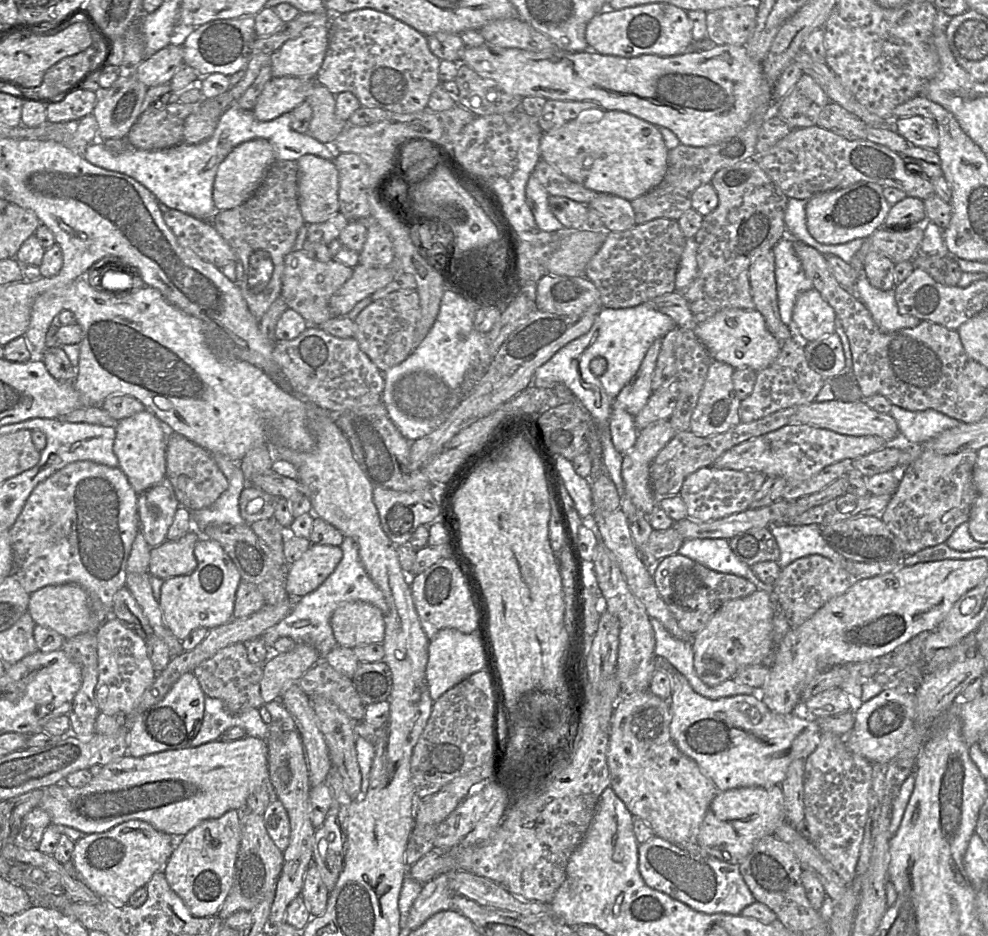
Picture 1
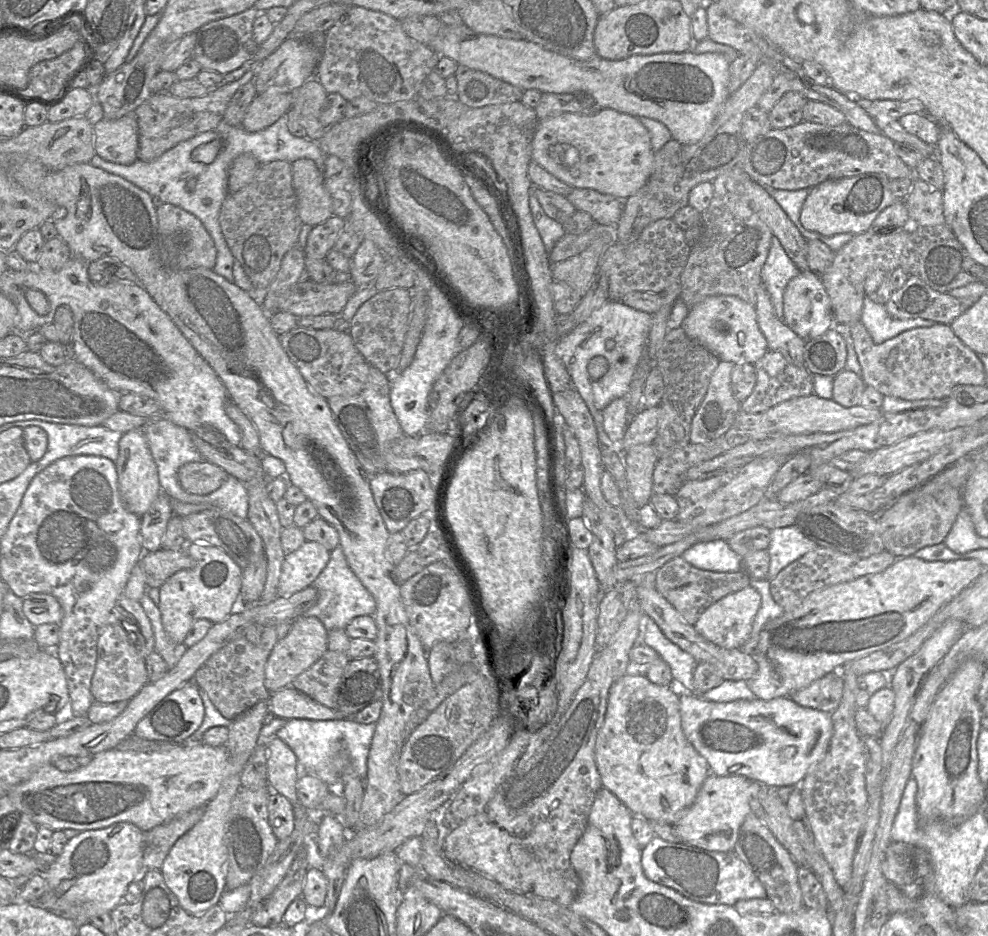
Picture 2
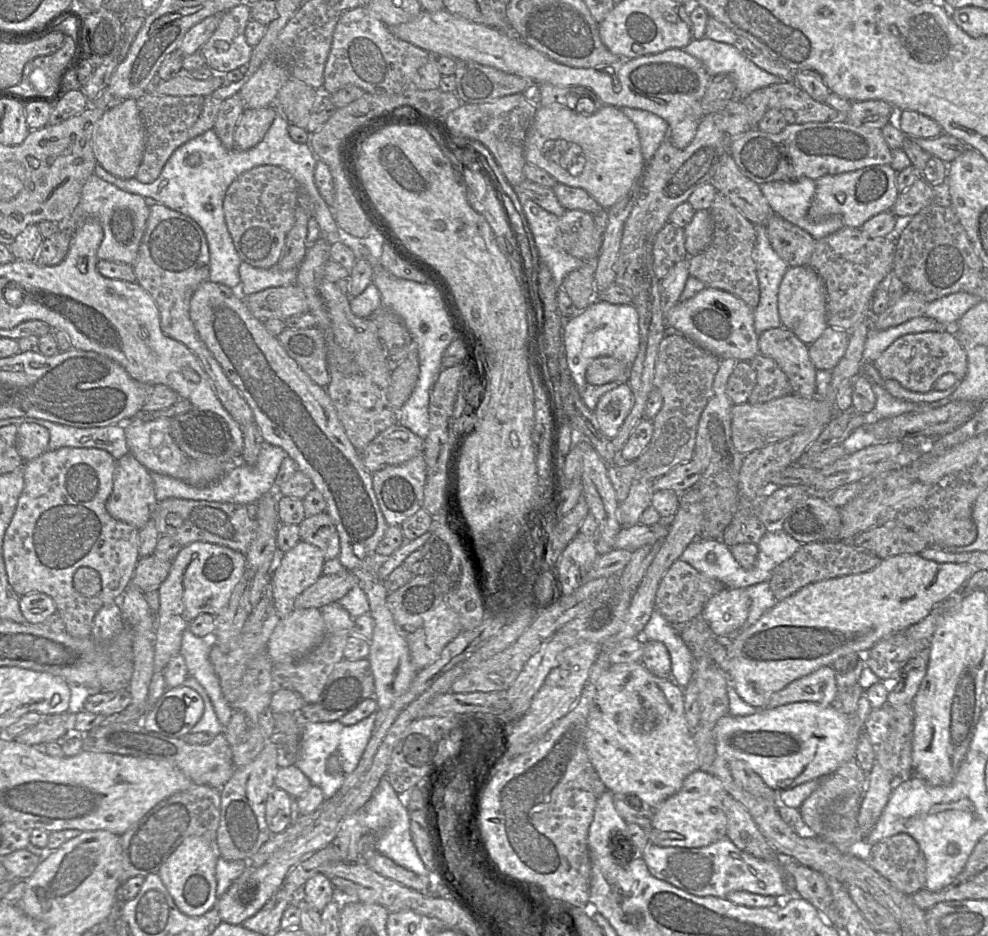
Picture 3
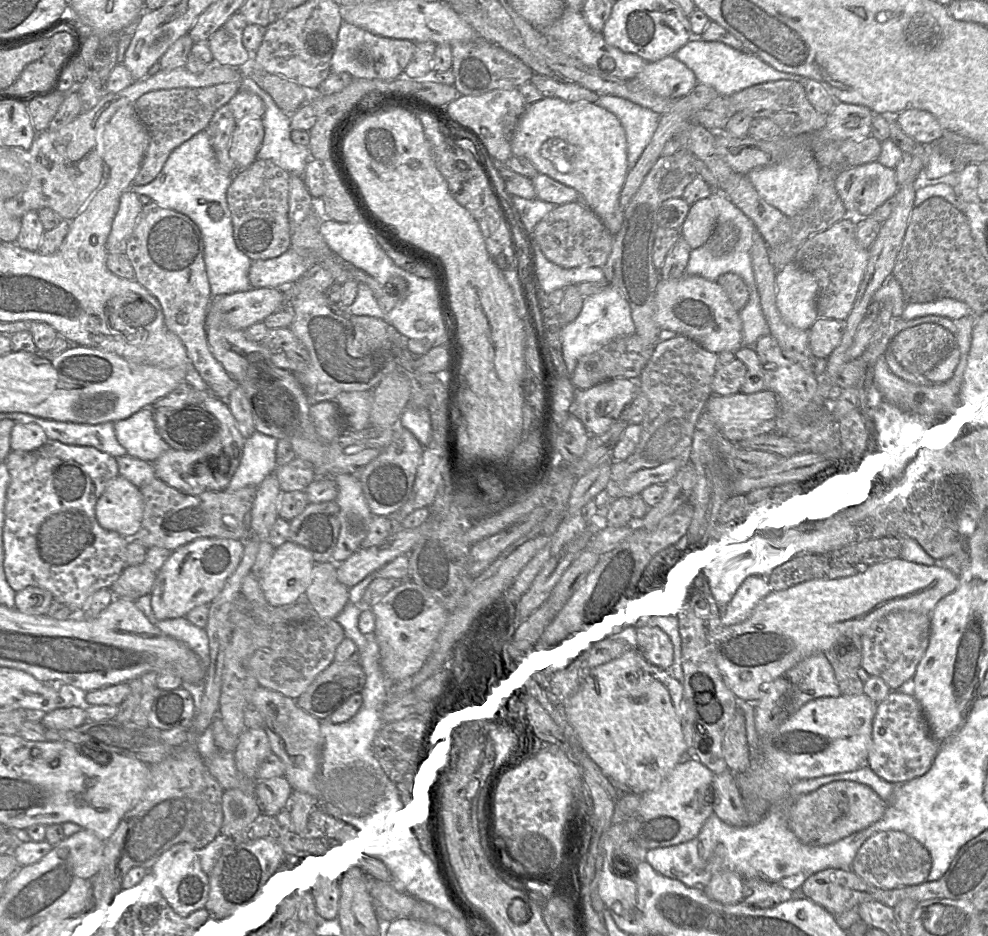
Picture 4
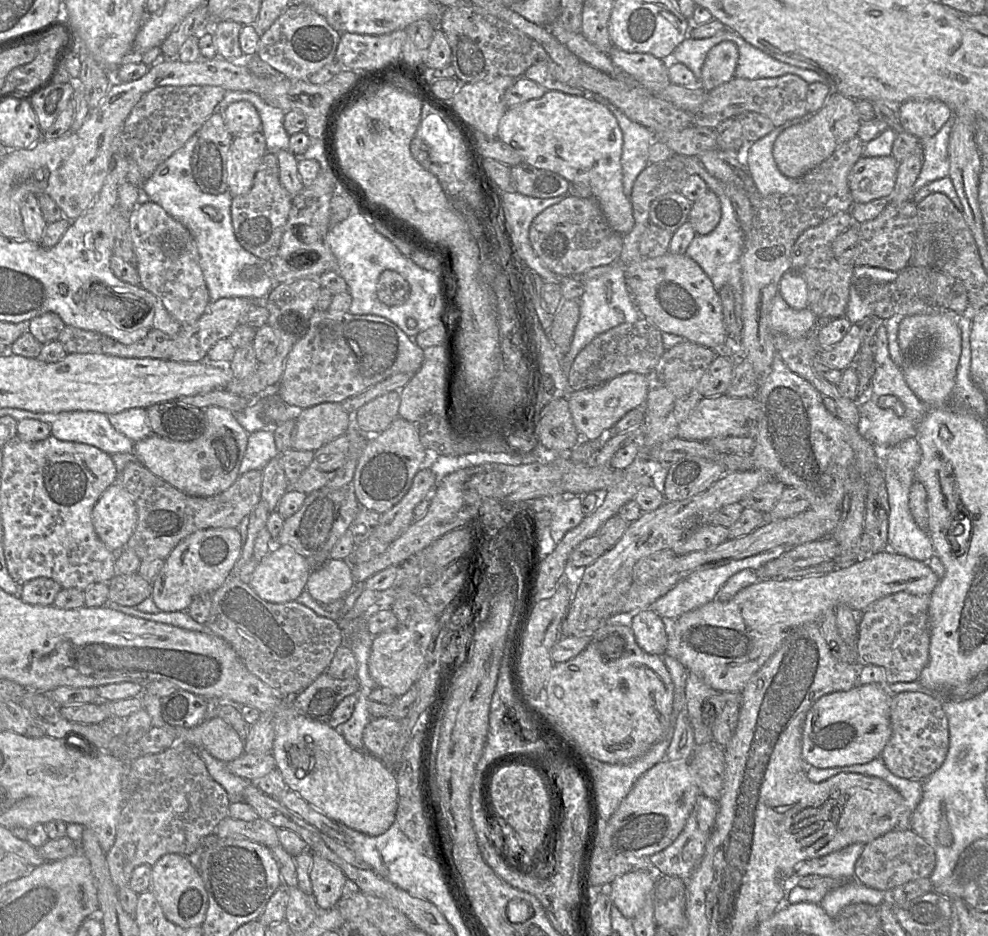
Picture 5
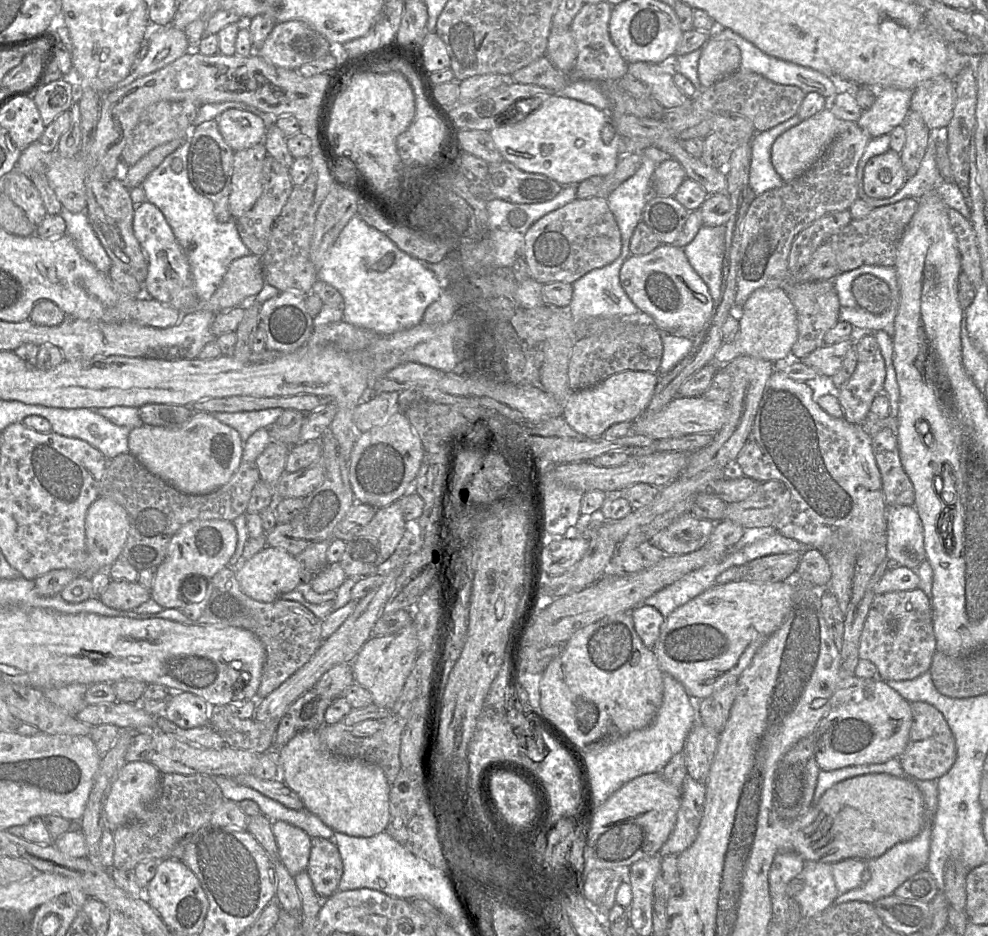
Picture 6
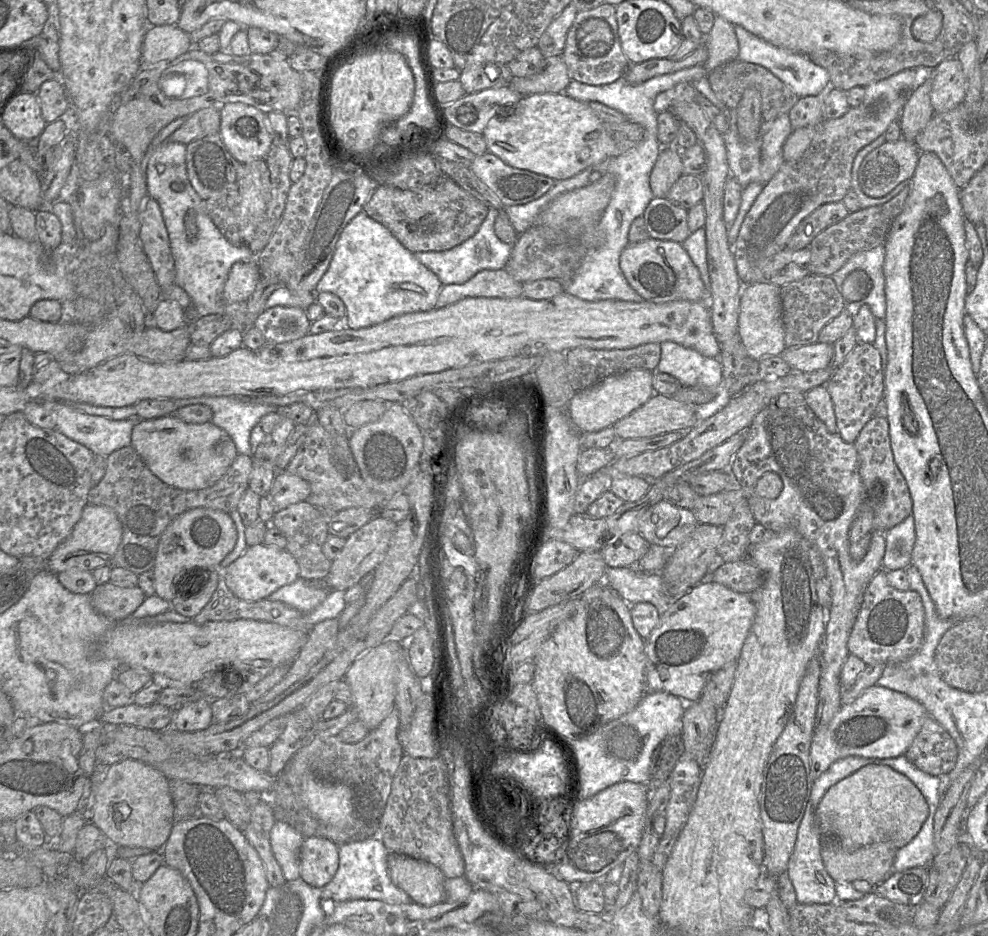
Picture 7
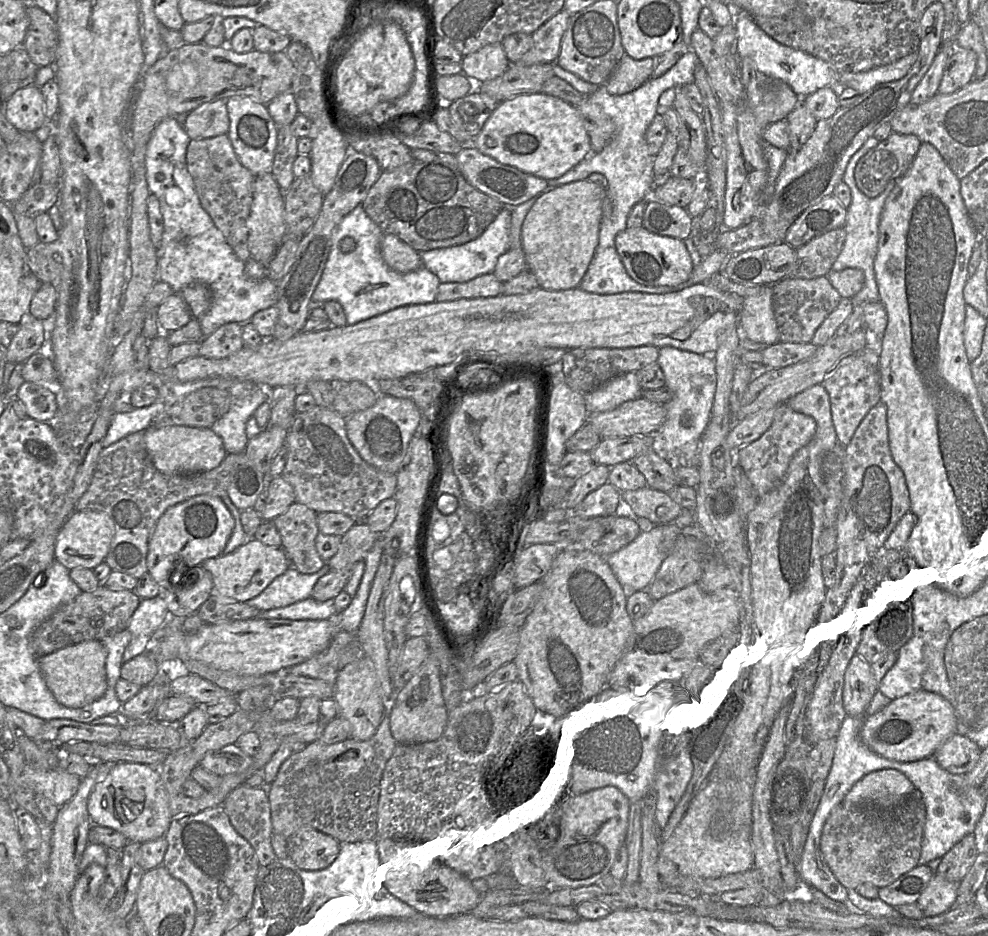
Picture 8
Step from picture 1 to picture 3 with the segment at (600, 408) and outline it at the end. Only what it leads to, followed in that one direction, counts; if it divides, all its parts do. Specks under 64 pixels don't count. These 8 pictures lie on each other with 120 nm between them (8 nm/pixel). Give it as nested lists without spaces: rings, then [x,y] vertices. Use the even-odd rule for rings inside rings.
[[[594,300],[582,312],[577,312],[572,318],[564,319],[563,344],[568,369],[574,384],[577,386],[583,403],[588,409],[594,411],[602,395],[616,388],[620,384],[628,383],[629,381],[632,365],[639,351],[639,315],[632,304],[611,304],[603,300]],[[601,356],[610,356],[618,359],[625,365],[625,373],[621,372],[616,381],[604,385],[588,384],[585,378],[586,370],[593,360]]]

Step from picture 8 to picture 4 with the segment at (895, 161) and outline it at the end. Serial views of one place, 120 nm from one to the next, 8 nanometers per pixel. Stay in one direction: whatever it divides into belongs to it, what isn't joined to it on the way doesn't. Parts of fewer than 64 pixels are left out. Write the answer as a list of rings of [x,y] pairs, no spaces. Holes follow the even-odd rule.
[[[879,161],[845,168],[836,180],[835,188],[847,214],[845,218],[870,217],[886,200],[897,192],[895,169]]]

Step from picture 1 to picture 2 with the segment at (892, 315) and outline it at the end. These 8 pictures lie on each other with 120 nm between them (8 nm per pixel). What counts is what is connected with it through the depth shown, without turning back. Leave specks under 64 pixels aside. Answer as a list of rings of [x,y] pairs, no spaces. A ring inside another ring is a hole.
[[[865,296],[861,313],[861,322],[869,332],[875,344],[881,344],[898,334],[919,327],[936,324],[932,320],[921,318],[900,320],[892,318],[885,305],[878,304]]]

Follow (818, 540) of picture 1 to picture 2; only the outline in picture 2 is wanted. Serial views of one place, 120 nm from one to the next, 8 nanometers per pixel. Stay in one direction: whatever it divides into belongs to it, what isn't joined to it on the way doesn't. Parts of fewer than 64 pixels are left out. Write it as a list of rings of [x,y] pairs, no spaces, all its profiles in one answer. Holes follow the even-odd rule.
[[[795,526],[770,530],[770,543],[767,548],[770,563],[766,580],[770,581],[788,564],[819,546],[808,539]]]

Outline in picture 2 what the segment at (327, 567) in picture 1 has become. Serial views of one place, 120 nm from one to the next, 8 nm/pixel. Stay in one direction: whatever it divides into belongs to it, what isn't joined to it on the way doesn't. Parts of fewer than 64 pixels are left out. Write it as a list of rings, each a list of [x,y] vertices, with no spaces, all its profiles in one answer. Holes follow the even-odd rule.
[[[306,541],[295,552],[285,556],[278,596],[288,598],[310,587],[328,564],[330,553],[323,545]]]

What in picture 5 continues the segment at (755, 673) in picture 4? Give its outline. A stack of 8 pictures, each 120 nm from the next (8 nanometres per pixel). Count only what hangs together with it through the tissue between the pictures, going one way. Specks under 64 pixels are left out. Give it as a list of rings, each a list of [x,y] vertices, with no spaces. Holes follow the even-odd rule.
[[[886,550],[863,558],[846,568],[837,568],[822,575],[811,575],[798,579],[761,579],[739,592],[730,600],[714,599],[693,610],[683,613],[674,621],[669,632],[665,655],[679,661],[683,667],[702,679],[718,692],[739,692],[750,678],[780,648],[788,633],[805,623],[818,622],[825,613],[844,604],[857,614],[865,611],[882,597],[906,592],[913,595],[930,595],[939,582],[938,576],[925,563]]]

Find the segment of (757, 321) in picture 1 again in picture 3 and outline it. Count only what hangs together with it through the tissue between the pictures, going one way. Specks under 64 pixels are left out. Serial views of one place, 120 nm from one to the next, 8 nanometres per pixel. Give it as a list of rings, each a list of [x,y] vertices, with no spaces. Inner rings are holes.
[[[704,287],[691,299],[678,302],[665,316],[665,322],[666,326],[675,328],[719,359],[749,361],[760,353],[753,310],[742,299],[729,292]]]

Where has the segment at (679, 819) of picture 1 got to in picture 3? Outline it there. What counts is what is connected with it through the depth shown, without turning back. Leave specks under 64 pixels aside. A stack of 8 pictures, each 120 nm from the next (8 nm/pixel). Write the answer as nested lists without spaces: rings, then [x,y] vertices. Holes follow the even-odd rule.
[[[641,662],[612,664],[600,676],[588,716],[586,750],[606,790],[613,794],[634,795],[653,809],[677,793],[685,778],[700,769],[693,731],[685,717],[683,690],[672,678],[652,674]]]

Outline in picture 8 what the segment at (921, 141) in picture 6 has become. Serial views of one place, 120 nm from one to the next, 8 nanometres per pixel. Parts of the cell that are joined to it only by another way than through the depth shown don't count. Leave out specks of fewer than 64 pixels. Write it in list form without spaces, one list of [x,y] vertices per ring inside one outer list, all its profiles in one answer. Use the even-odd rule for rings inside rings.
[[[955,43],[941,46],[928,71],[913,91],[910,103],[914,105],[924,103],[938,93],[947,59],[953,48]]]

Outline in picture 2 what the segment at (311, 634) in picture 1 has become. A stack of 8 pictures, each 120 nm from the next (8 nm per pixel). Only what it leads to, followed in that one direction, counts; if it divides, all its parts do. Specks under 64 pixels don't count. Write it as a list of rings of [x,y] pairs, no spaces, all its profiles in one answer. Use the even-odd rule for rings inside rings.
[[[340,545],[331,551],[328,564],[311,586],[317,589],[318,600],[301,617],[318,618],[328,632],[335,629],[345,629],[354,618],[374,616],[376,612],[374,597],[348,566]]]

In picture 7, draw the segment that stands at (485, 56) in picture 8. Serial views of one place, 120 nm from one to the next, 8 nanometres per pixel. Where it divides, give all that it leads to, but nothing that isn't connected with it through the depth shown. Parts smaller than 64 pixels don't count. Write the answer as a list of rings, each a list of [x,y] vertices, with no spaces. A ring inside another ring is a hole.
[[[485,63],[461,71],[459,81],[466,94],[509,85],[512,79],[506,64]]]

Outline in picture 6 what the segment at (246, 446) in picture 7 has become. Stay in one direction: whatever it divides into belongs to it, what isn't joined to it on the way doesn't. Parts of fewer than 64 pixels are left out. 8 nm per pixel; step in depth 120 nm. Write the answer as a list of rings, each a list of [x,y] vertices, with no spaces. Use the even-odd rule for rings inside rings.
[[[267,408],[259,411],[211,413],[220,422],[234,428],[245,443],[259,429],[267,429],[281,416],[282,408]]]

